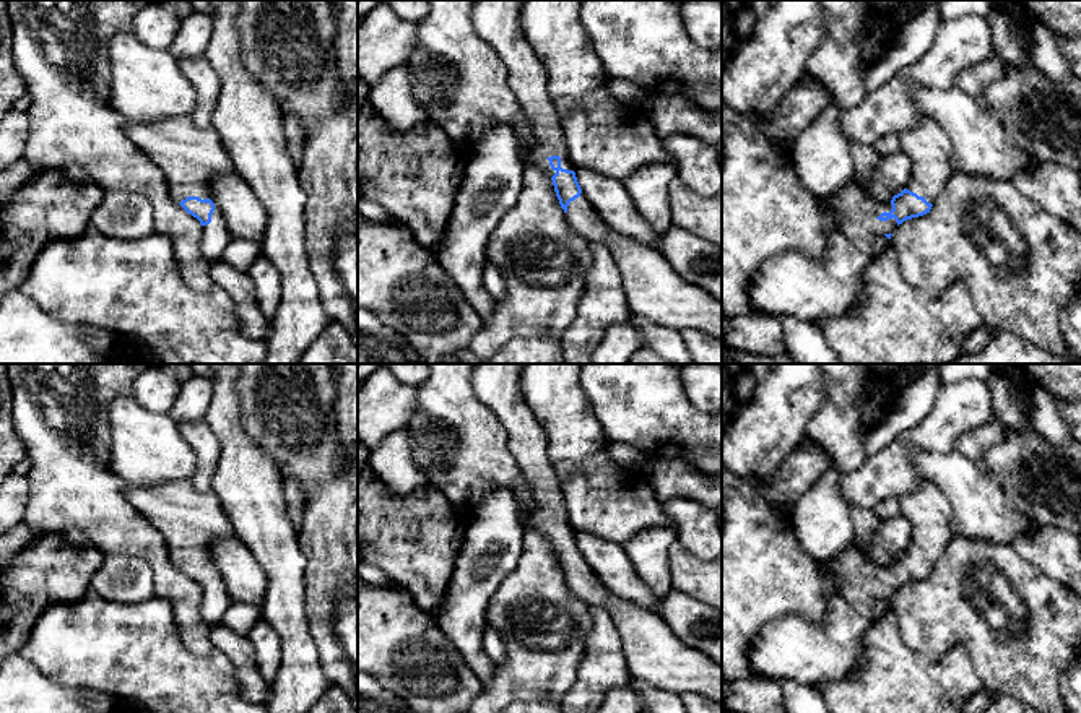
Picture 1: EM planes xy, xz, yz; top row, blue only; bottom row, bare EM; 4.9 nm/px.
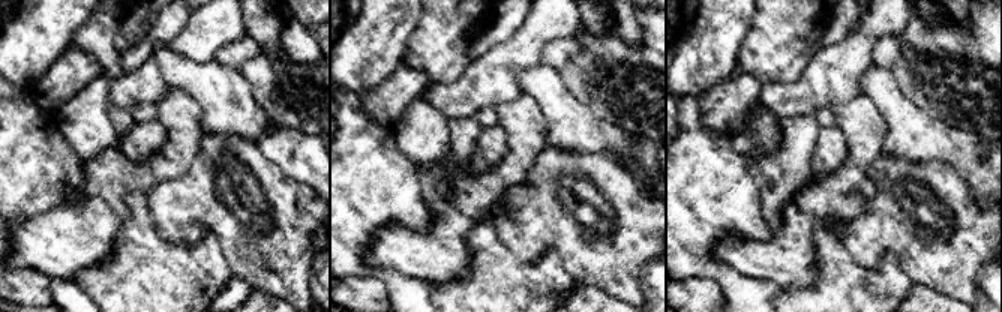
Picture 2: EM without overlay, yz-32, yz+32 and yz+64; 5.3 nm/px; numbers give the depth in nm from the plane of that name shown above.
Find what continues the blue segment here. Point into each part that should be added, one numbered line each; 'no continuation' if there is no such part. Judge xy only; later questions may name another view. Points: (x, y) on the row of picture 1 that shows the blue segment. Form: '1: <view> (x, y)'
1: xy (215, 236)

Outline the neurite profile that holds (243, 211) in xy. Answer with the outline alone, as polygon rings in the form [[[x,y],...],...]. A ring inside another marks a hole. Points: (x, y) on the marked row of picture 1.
[[[237,172],[215,174],[210,179],[208,192],[221,210],[232,237],[254,239],[262,244],[267,231],[267,213]]]

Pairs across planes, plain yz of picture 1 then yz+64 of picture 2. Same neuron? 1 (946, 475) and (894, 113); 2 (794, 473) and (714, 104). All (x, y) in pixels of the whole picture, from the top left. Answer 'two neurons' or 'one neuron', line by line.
1: one neuron
2: one neuron

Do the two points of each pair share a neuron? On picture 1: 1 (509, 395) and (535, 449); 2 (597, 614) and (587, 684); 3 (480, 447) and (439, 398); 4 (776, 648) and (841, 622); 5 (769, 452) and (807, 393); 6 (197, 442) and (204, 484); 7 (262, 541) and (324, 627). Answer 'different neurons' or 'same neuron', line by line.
1: same neuron
2: same neuron
3: same neuron
4: same neuron
5: same neuron
6: same neuron
7: different neurons

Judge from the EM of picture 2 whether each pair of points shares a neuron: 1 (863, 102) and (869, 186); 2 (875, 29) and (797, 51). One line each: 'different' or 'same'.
1: same
2: different

